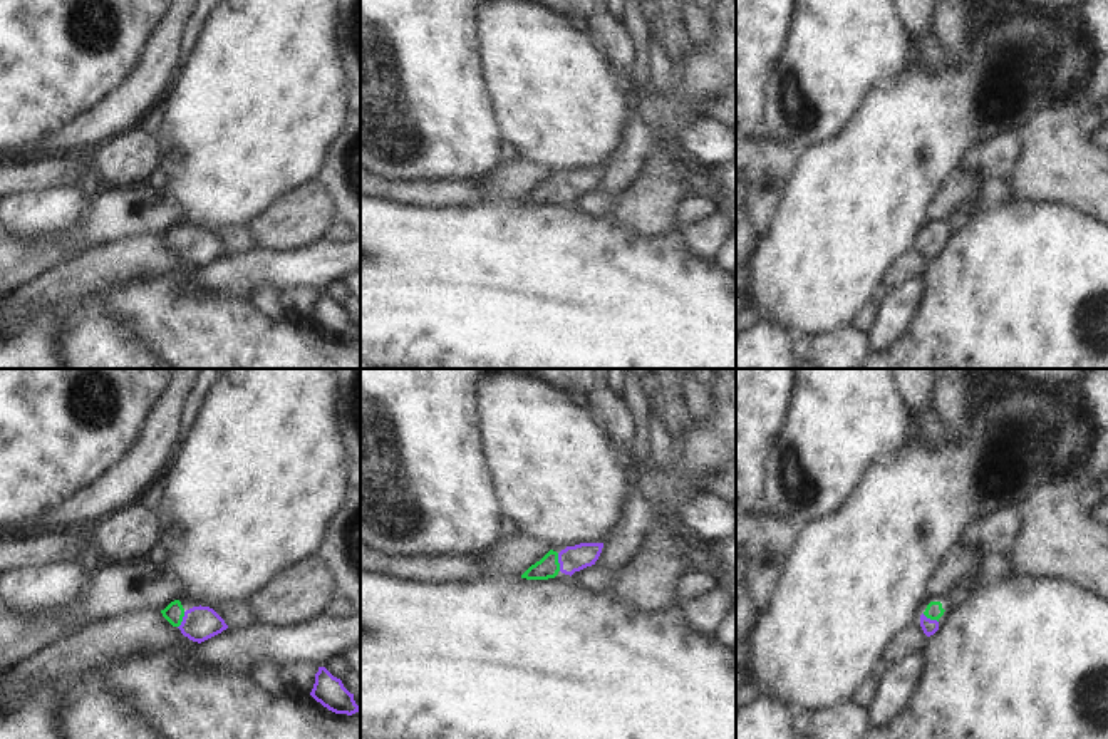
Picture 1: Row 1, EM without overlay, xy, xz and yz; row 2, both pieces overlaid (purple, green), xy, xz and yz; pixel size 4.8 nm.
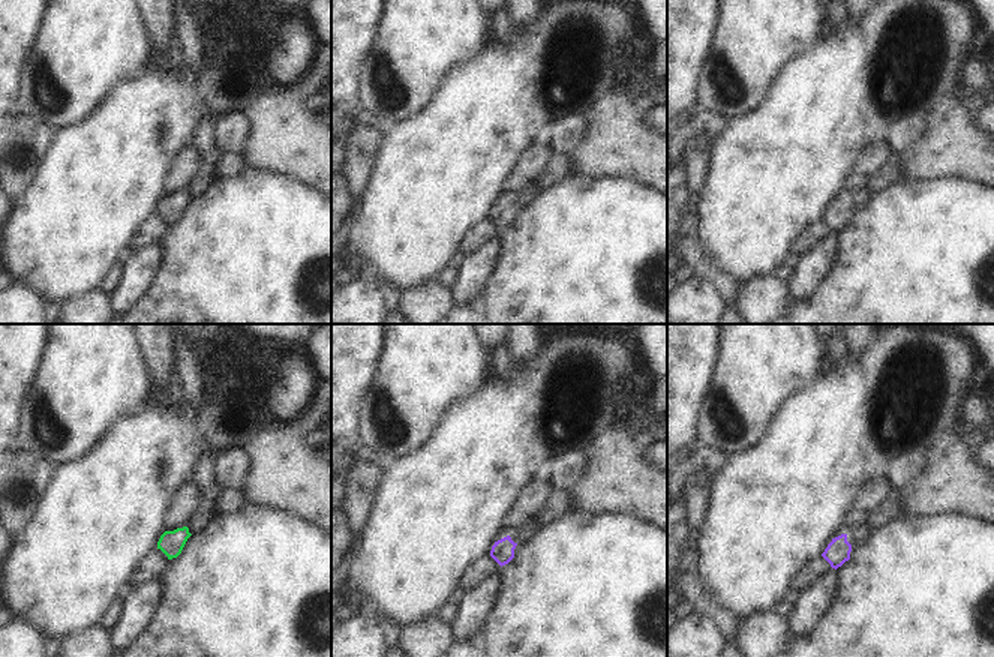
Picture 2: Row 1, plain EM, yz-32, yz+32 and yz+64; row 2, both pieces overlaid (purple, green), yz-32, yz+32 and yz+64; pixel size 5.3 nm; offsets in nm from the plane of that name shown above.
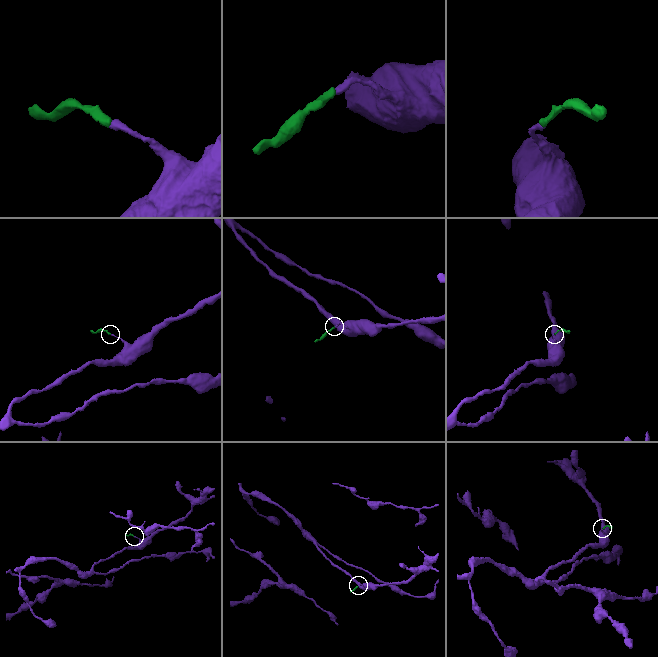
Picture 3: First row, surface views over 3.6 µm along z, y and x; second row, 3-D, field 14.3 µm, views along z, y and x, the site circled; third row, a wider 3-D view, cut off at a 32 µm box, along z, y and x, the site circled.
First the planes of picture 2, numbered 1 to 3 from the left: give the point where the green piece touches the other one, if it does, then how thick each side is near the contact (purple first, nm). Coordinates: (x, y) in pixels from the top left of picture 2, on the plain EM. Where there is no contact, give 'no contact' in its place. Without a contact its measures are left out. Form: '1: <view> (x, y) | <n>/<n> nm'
1: no contact
2: no contact
3: no contact

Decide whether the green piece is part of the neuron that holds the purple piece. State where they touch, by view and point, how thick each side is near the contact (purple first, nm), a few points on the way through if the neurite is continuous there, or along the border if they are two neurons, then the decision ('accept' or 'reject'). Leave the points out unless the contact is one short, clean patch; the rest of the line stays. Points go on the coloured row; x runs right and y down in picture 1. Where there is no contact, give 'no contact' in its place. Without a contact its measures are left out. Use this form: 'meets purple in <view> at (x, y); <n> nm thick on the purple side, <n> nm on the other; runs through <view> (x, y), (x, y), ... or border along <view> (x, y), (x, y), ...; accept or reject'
meets purple in xz at (559, 562); 130 nm thick on the purple side, 110 nm on the other; runs through xz (574, 558), (559, 562), (548, 567); accept

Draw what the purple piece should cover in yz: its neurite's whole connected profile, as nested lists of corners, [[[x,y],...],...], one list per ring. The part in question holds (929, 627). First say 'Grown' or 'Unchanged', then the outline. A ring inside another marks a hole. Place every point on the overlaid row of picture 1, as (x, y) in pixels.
Grown. [[[930,602],[925,612],[920,615],[920,627],[927,637],[939,630],[939,618],[944,615],[940,602]]]

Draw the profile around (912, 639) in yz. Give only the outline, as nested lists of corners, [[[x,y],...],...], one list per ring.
[[[920,622],[912,623],[897,633],[883,650],[883,667],[892,667],[902,659],[924,652],[927,645],[927,635],[924,633]]]

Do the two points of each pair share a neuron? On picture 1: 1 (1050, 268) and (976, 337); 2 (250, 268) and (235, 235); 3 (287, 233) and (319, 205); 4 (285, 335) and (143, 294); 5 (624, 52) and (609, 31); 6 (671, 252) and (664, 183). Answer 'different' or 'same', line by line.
1: same
2: different
3: same
4: same
5: same
6: different

